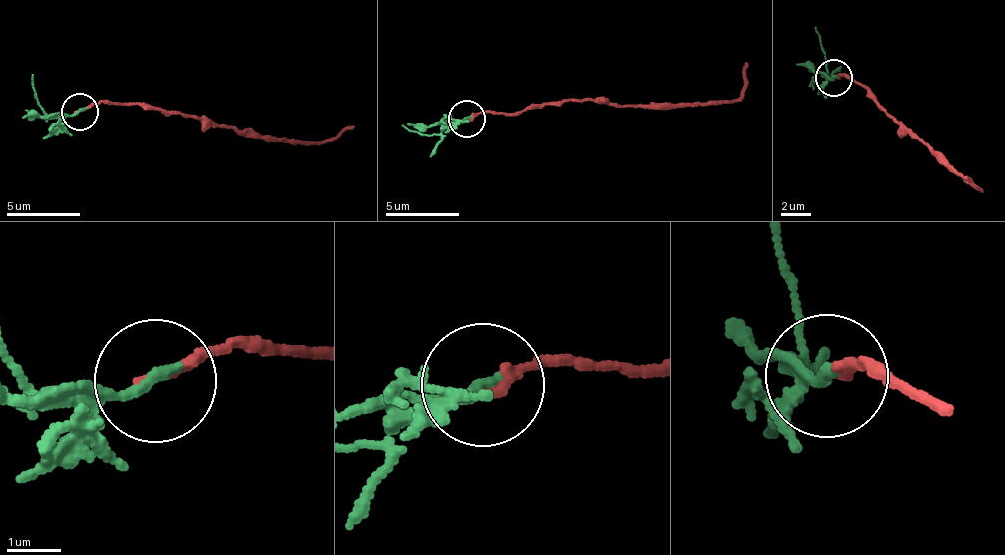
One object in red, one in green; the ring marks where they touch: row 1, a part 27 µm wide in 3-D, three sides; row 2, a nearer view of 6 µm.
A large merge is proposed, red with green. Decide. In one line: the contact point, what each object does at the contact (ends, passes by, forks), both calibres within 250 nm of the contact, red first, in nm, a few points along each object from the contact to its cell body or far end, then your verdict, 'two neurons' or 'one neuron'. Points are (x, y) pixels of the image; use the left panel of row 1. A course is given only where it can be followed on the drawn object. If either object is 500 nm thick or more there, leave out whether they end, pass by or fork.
(80, 111) | red ends | green ends | 200/200 nm | red via (77, 112), (95, 103), (134, 101), (206, 116), (218, 124), (252, 127), (261, 136), (323, 144), (352, 125) | green via (79, 113), (59, 114), (43, 110), (33, 73) | two neurons

